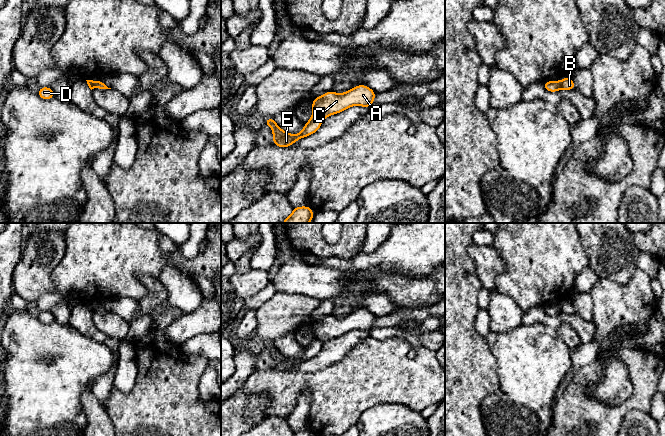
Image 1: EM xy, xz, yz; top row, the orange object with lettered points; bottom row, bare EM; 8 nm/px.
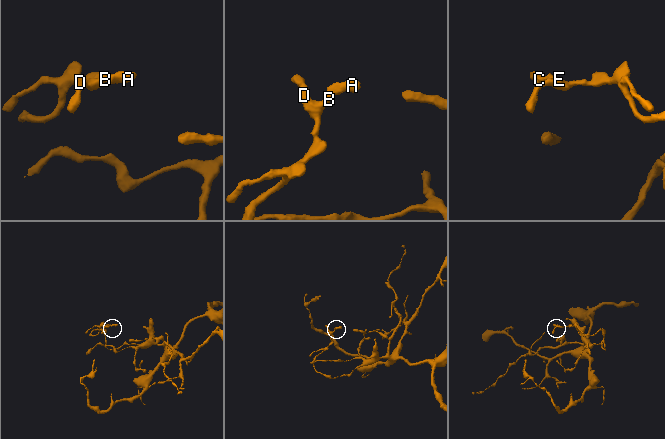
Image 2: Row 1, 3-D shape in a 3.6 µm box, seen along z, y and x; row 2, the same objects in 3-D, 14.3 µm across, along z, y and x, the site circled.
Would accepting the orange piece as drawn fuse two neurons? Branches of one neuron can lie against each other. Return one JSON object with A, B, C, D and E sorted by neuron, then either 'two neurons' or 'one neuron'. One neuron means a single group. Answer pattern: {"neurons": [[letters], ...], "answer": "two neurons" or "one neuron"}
{"neurons": [["A", "C"], ["B", "D", "E"]], "answer": "two neurons"}

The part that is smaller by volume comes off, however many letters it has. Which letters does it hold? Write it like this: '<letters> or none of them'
A, C

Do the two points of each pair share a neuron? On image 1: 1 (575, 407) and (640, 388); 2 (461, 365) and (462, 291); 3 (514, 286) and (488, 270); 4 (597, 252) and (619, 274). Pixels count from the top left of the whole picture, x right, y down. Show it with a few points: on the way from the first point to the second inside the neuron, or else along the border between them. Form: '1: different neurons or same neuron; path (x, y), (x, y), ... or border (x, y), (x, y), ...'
1: same neuron; path (592, 411), (619, 411), (627, 405)
2: same neuron; path (461, 347), (461, 309)
3: different neurons; border (497, 251), (505, 268), (495, 278), (494, 288)
4: same neuron; path (602, 257), (614, 269)

